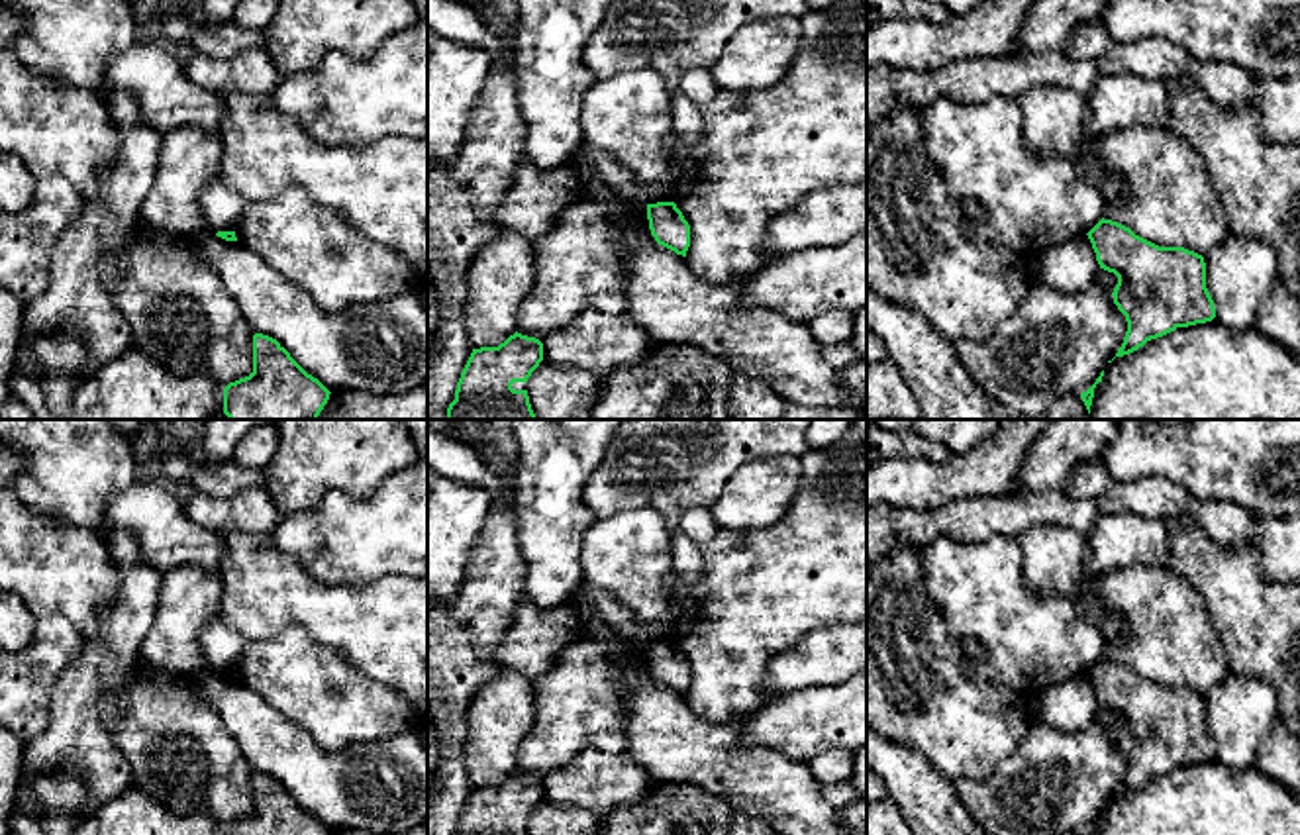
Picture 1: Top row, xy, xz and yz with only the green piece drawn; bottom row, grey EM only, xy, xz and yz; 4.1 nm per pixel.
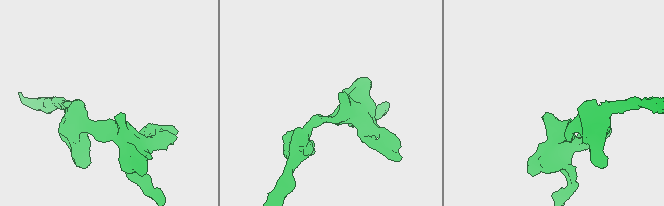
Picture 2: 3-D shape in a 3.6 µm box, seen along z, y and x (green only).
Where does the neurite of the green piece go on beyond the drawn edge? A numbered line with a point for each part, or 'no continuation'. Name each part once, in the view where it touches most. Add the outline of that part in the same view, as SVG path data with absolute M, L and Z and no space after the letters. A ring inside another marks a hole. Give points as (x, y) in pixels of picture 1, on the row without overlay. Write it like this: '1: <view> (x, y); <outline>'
no continuation

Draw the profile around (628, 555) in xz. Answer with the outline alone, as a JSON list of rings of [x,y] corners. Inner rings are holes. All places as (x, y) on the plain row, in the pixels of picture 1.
[[[653,508],[596,519],[582,537],[584,584],[614,594],[651,633],[673,641],[688,584],[673,568],[671,529]]]

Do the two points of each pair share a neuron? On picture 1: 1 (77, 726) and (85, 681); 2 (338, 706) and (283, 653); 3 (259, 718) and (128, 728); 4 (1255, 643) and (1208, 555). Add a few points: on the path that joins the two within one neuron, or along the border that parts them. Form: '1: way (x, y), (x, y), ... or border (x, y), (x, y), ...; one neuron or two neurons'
1: way (77, 714), (79, 692); one neuron
2: way (324, 694), (297, 667); one neuron
3: border (191, 687), (216, 714), (248, 759); two neurons
4: way (1255, 622), (1222, 577); one neuron

